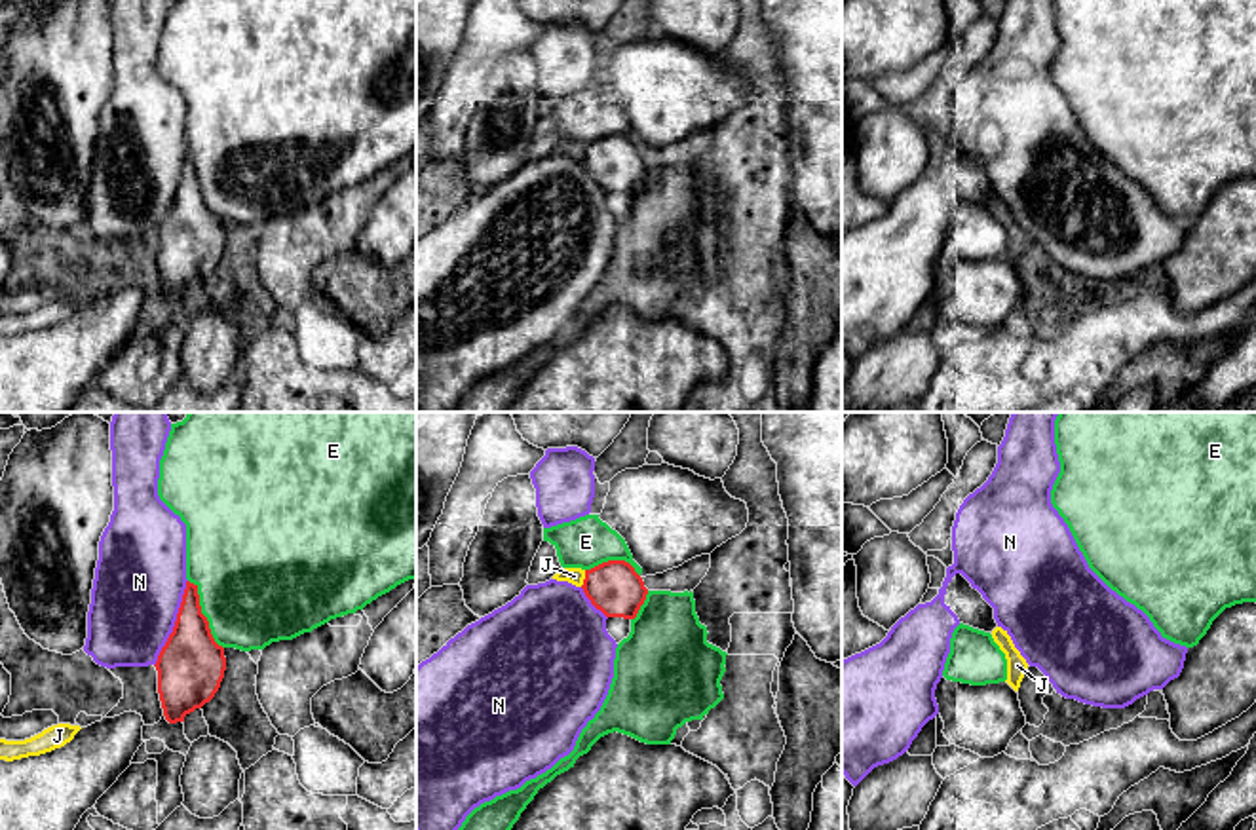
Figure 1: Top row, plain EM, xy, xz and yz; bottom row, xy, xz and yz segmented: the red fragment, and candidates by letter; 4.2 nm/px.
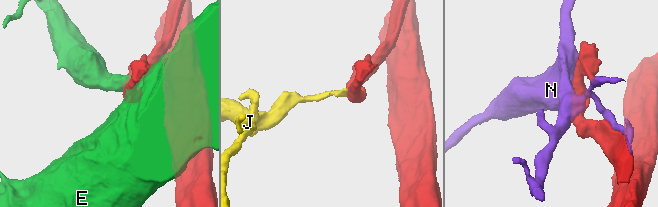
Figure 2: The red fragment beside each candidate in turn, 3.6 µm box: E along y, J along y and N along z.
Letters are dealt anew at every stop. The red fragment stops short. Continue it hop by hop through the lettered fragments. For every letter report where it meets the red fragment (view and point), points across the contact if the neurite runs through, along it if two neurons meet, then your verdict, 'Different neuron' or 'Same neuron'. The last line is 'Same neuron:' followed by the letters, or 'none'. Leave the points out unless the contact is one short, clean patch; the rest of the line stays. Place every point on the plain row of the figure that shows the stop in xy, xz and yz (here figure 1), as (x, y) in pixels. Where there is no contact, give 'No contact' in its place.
E: Touches red at xy (202, 188). Different neuron
J: Touches red at xz (586, 152). Boundary: xz (586, 145), (580, 160). Different neuron
N: Touches red at xy (175, 198). Different neuron
Same neuron: none

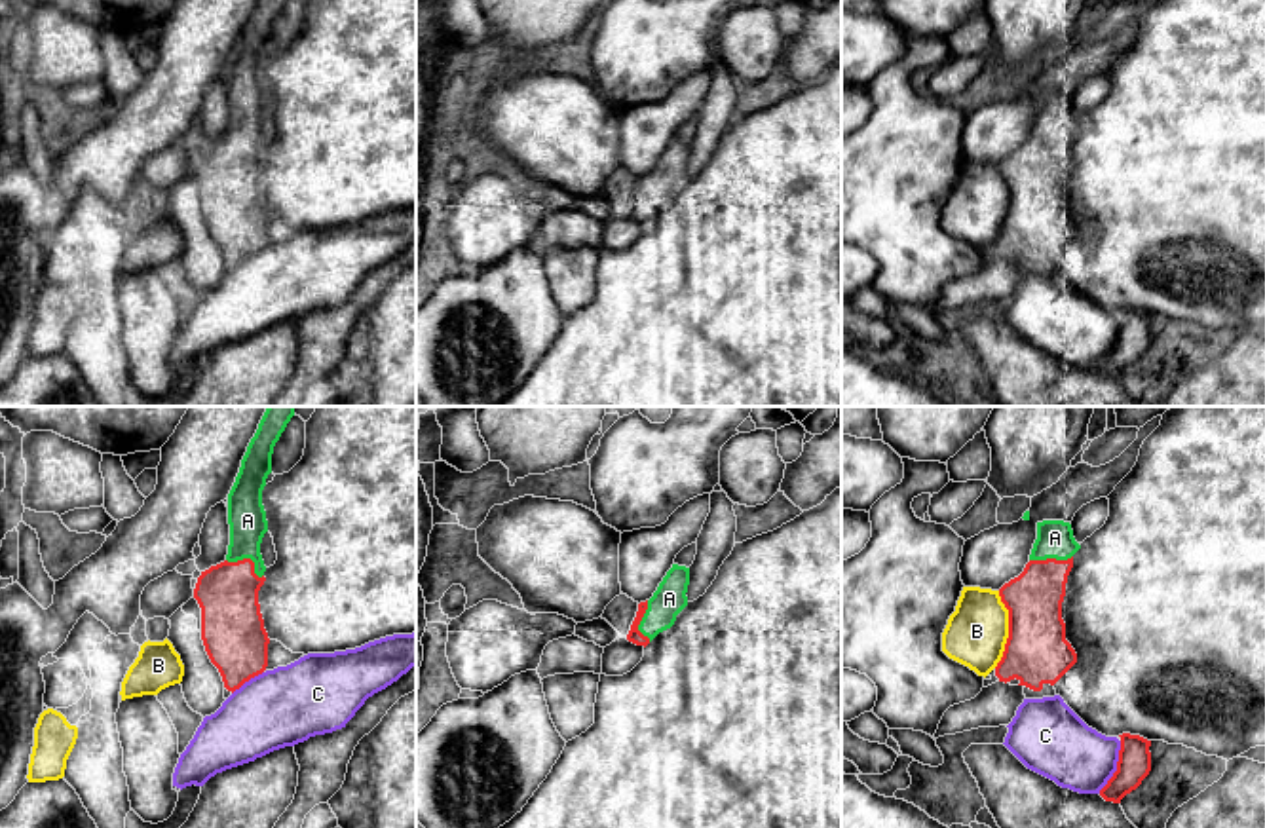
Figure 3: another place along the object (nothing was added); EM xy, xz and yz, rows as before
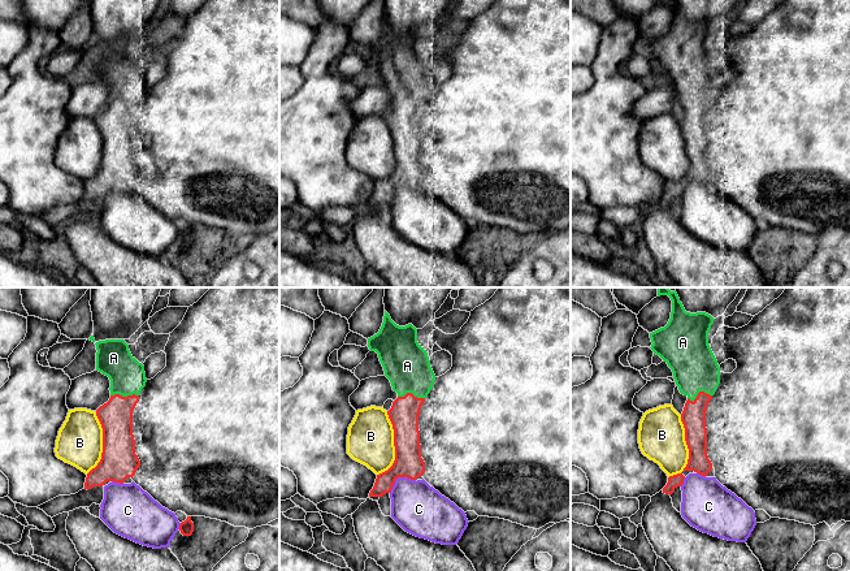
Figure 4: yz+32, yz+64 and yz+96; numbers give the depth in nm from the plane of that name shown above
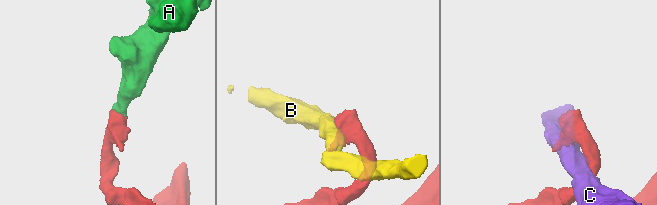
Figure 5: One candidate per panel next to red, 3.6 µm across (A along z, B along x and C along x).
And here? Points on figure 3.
A: Touches red at xy (249, 133). Path across: xy (226, 168), (249, 133), (247, 95). Same neuron
B: Touches red at yz (1009, 204). Different neuron
C: Touches red at yz (1117, 342). Different neuron
Same neuron: A

